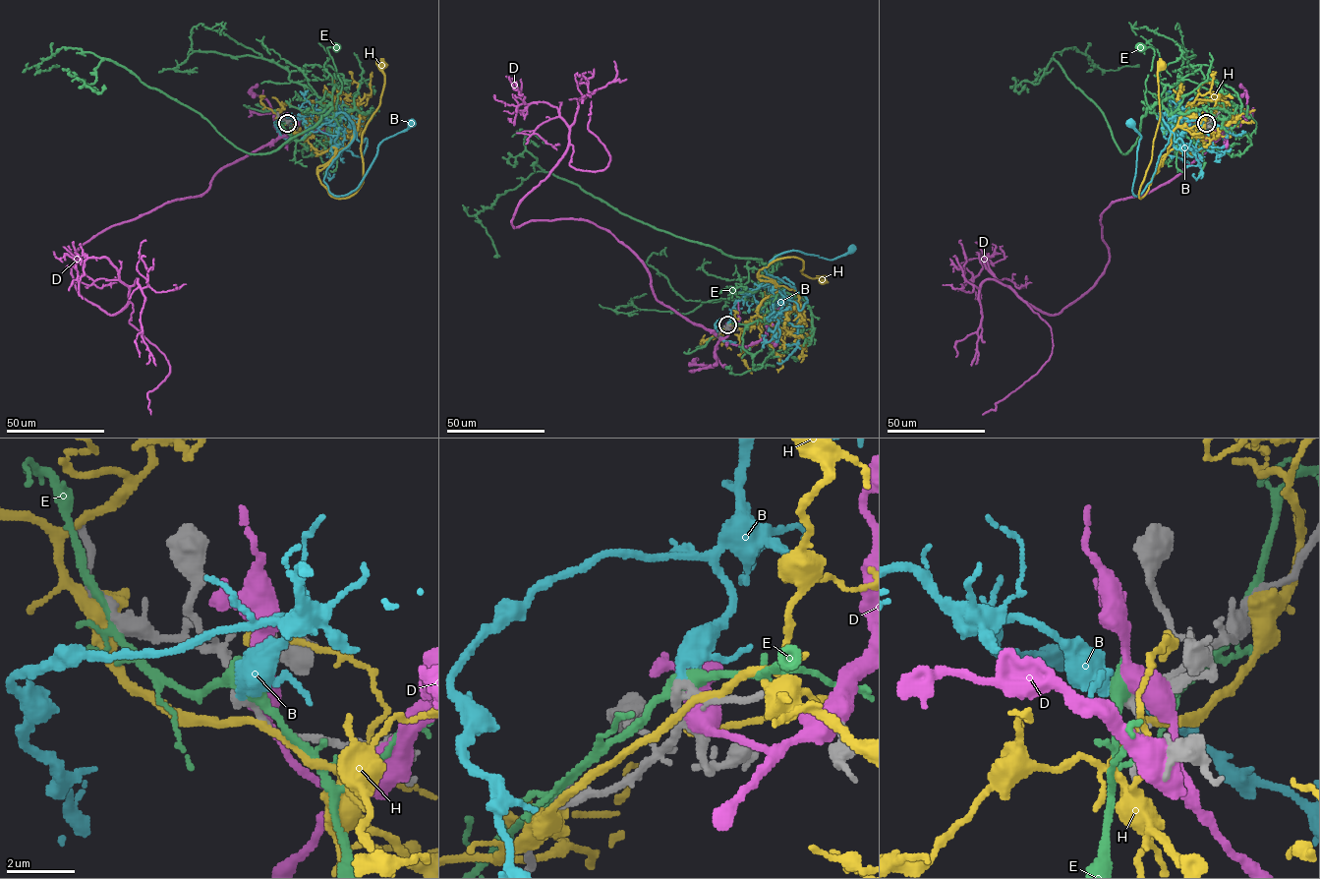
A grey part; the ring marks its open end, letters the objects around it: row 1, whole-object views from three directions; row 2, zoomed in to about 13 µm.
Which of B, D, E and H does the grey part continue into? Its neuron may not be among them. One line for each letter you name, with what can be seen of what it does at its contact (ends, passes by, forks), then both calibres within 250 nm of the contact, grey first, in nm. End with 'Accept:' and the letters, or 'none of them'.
B: It ends there. Thickness 240 nm (grey) against 400 nm
Accept: B

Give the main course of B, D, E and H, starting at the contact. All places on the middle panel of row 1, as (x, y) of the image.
B: (727, 324), (733, 306), (757, 289), (784, 277), (794, 288), (764, 270), (776, 256), (833, 260), (851, 249)
D: (727, 326), (661, 304), (594, 224), (512, 225), (570, 145), (571, 166), (607, 165), (591, 101)
E: (727, 324), (751, 323), (766, 313), (767, 301), (773, 288), (774, 267), (782, 263), (769, 272), (775, 260)
H: (729, 325), (743, 328), (776, 291), (758, 273), (772, 263), (796, 257), (802, 273), (821, 280)

